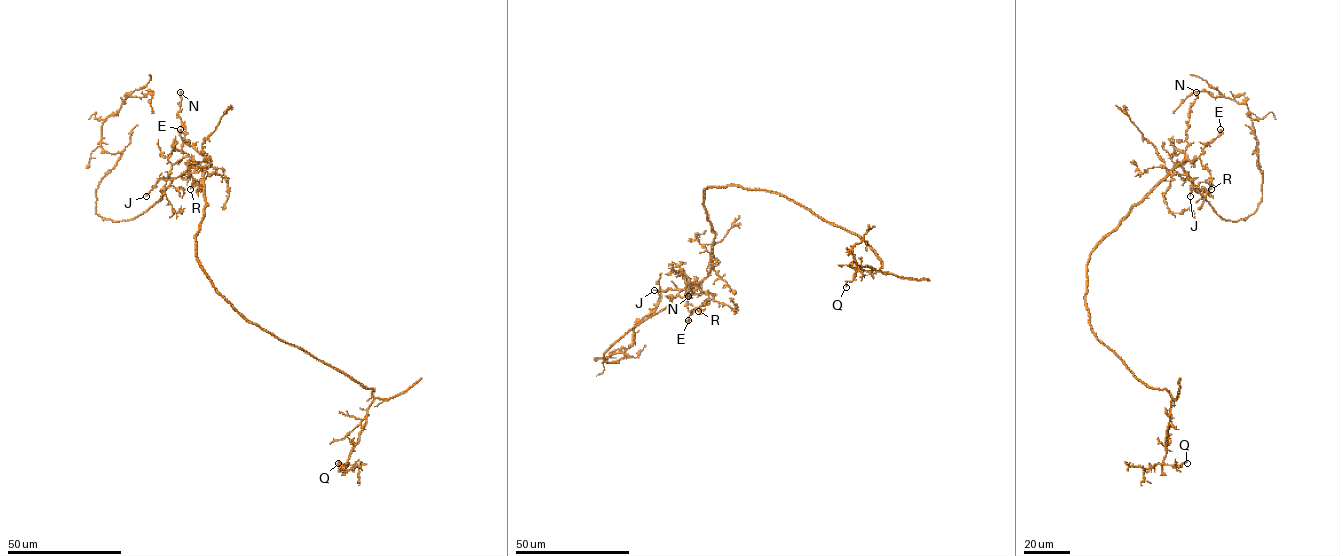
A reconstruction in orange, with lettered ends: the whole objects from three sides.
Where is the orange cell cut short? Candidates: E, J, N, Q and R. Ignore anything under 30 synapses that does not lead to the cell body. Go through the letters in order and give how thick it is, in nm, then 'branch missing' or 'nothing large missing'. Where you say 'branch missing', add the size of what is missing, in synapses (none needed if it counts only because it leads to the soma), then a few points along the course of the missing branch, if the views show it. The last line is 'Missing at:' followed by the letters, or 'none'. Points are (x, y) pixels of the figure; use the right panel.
E: 500 nm thick; nothing large missing
J: 220 nm thick; nothing large missing
N: 200 nm thick; nothing large missing
Q: 170 nm thick; nothing large missing
R: 140 nm thick; nothing large missing
Missing at: none

